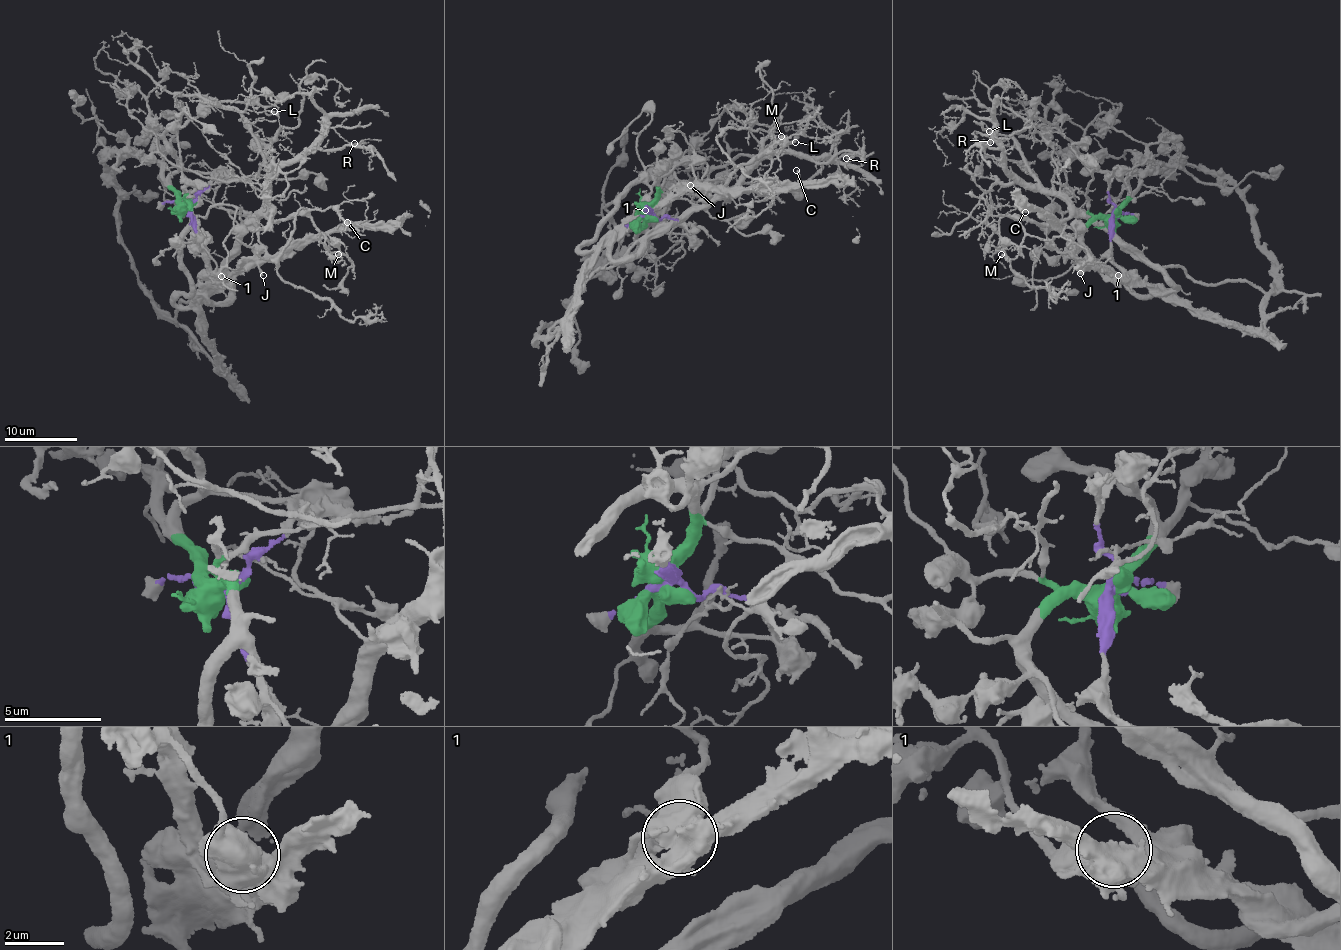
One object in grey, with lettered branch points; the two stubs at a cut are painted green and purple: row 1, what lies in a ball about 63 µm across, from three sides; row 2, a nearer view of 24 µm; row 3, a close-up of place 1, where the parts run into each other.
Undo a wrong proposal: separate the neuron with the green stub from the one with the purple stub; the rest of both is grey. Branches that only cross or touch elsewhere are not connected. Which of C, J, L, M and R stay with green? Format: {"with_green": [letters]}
{"with_green": ["L", "M", "R"]}

